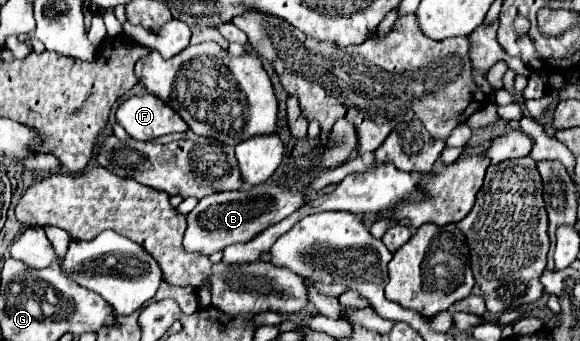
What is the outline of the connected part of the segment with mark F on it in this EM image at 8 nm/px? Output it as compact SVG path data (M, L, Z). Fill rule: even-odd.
M151 93L133 95L117 109L117 121L137 141L149 141L167 133L183 133L189 125L159 97Z

